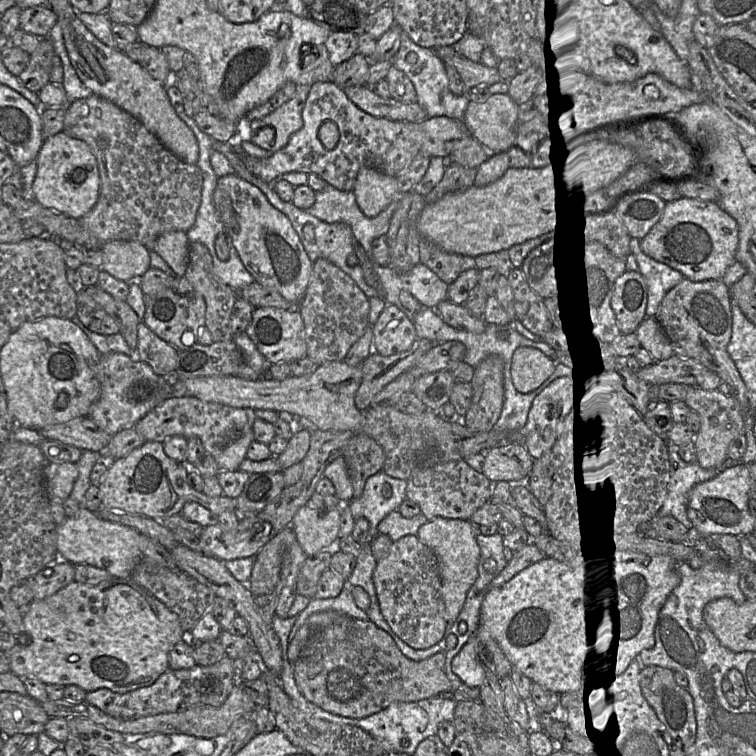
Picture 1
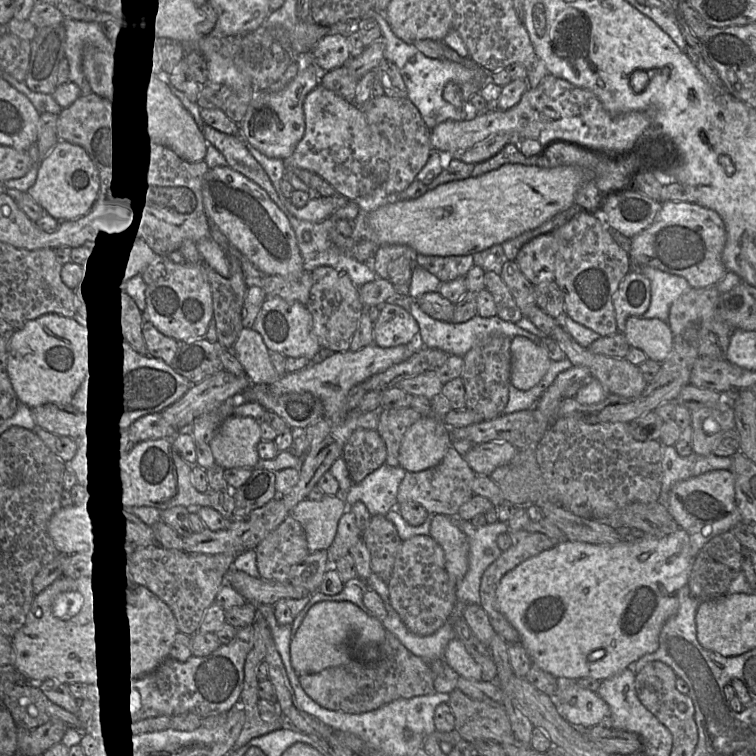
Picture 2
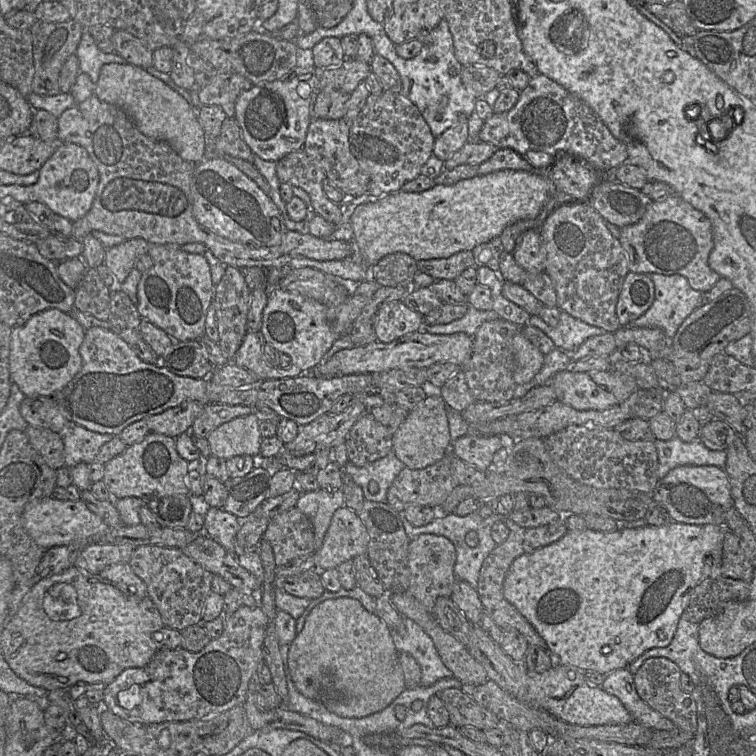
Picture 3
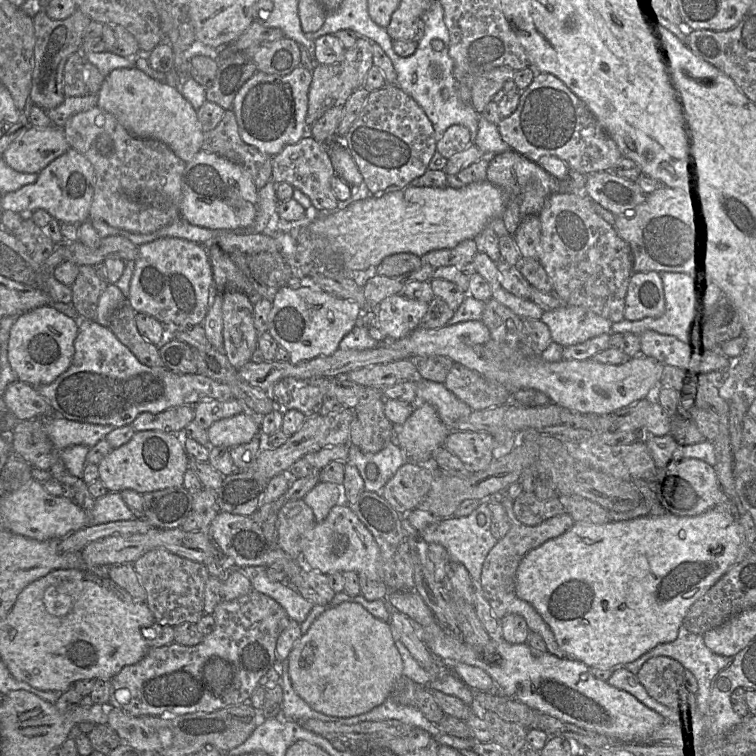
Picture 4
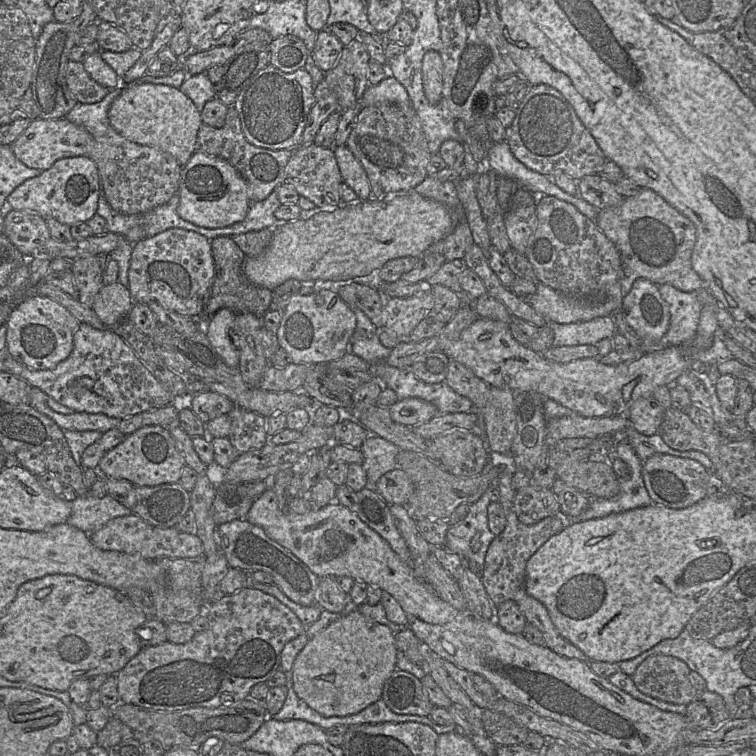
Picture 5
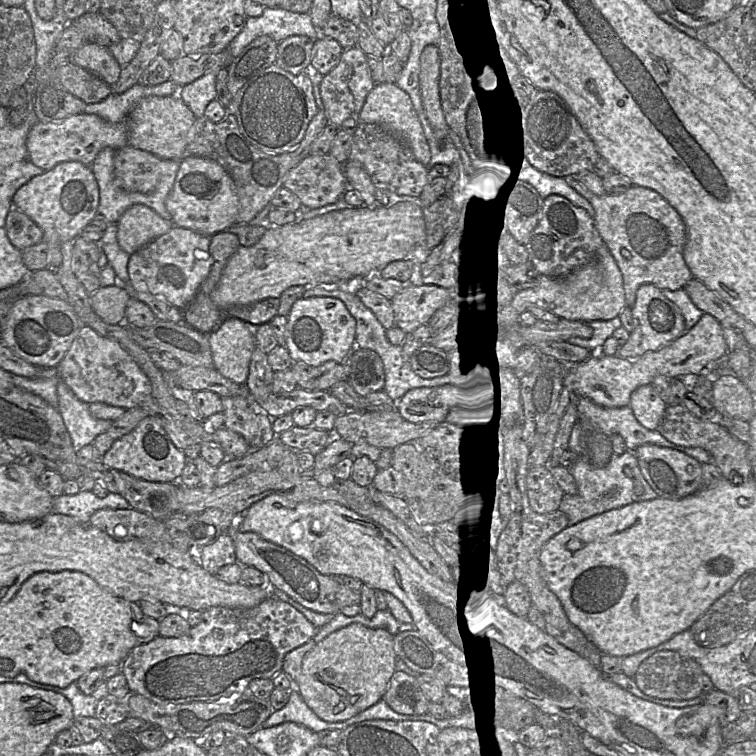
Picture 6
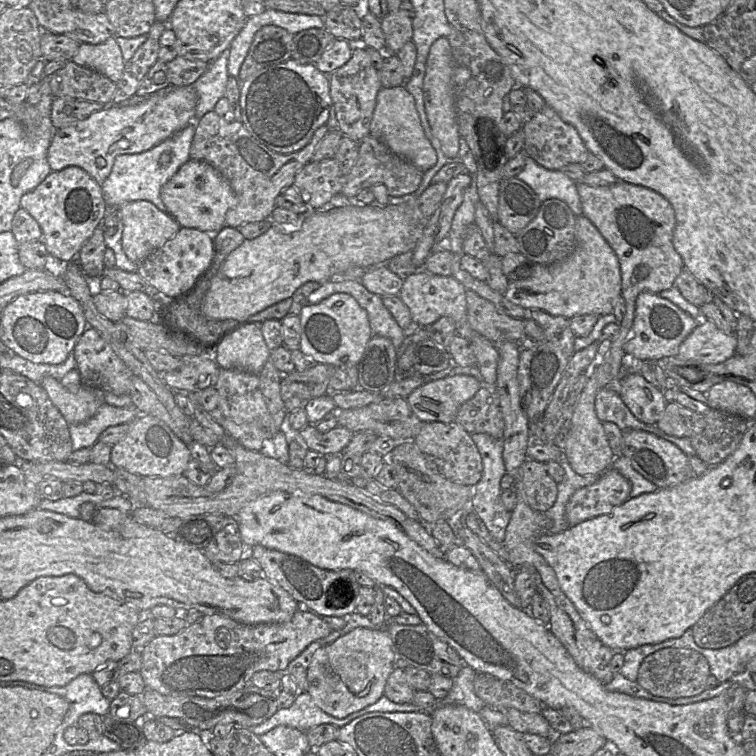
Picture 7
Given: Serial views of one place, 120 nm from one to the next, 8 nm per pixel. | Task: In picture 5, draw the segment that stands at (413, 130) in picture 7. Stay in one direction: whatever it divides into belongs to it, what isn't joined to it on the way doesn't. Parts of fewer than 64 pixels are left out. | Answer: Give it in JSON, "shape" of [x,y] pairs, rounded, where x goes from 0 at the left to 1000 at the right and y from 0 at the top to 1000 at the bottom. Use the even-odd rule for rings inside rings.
{"shape":[[[512,99],[501,111],[487,114],[476,132],[479,142],[503,136],[545,140],[536,115],[516,99]]]}

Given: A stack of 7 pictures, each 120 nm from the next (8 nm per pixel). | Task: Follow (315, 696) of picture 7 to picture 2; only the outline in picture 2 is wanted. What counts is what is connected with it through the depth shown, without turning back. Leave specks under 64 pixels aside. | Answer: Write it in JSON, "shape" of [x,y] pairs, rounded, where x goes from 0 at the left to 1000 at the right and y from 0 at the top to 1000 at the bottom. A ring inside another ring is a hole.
{"shape":[[[425,795],[407,807],[386,841],[385,880],[394,894],[422,890],[435,882],[466,885],[470,872],[476,880],[491,881],[501,872],[509,839],[505,821],[485,813],[471,799],[463,795]]]}

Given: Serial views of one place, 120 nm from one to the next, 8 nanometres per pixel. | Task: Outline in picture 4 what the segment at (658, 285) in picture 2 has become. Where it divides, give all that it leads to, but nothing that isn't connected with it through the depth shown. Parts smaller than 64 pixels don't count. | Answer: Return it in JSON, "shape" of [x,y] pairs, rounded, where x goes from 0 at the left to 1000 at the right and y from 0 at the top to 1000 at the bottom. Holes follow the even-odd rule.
{"shape":[[[881,360],[872,361],[878,392],[880,411],[874,419],[854,419],[843,425],[823,423],[811,427],[808,442],[836,440],[847,443],[852,438],[860,437],[870,442],[886,443],[910,456],[923,455],[923,431],[934,418],[933,386],[921,384],[915,369],[906,361]]]}

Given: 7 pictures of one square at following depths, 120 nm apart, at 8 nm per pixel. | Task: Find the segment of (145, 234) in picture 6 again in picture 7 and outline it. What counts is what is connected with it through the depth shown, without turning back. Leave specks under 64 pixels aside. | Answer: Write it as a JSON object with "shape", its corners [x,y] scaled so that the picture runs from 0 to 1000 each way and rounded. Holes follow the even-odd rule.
{"shape":[[[194,265],[163,269],[159,280],[163,294],[161,328],[169,343],[180,351],[231,312],[239,302],[225,283],[212,279]]]}

